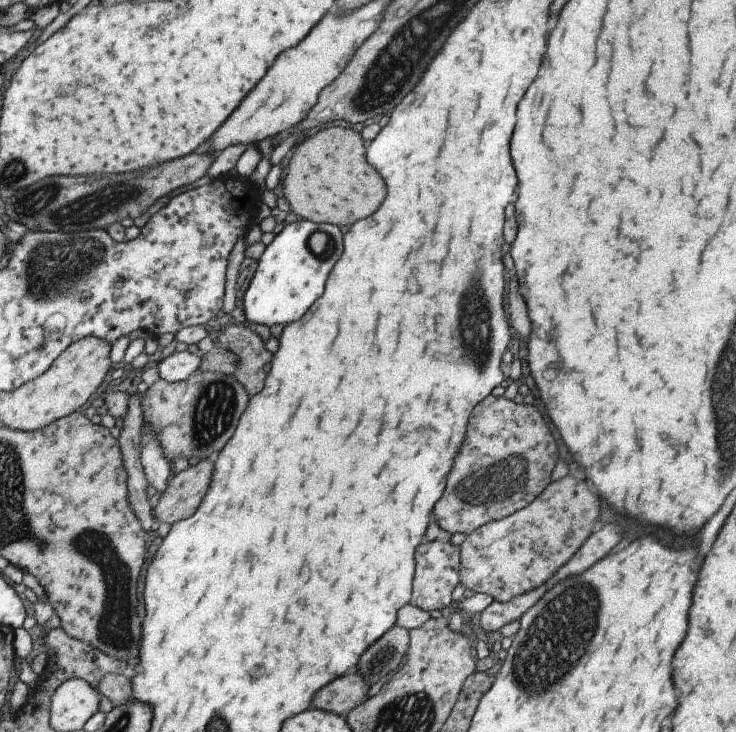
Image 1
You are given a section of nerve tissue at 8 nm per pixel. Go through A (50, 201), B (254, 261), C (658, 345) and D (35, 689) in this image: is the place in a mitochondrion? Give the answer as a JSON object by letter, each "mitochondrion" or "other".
{"A":"mitochondrion","B":"other","C":"other","D":"other"}

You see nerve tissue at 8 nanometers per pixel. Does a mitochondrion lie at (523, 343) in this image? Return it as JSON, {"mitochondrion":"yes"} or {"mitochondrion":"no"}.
{"mitochondrion":"no"}

